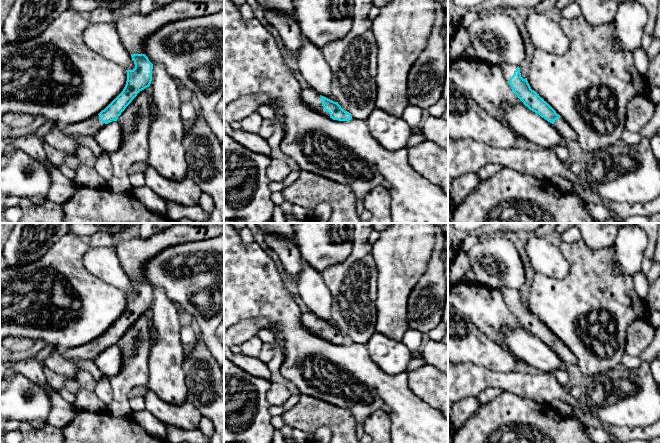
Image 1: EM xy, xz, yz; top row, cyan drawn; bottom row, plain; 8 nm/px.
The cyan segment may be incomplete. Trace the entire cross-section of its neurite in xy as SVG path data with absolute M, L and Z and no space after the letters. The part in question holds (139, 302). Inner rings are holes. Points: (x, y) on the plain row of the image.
M176 224L165 231L156 232L147 240L136 237L117 244L114 248L123 270L134 285L135 292L126 294L127 305L123 315L104 334L85 345L61 349L60 355L72 362L94 361L106 348L117 345L137 318L151 308L153 288L145 279L145 264L169 247L208 240L222 234L224 234L224 225L195 227Z

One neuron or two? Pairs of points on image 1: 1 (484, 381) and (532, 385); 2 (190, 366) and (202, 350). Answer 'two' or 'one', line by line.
1: one
2: one

